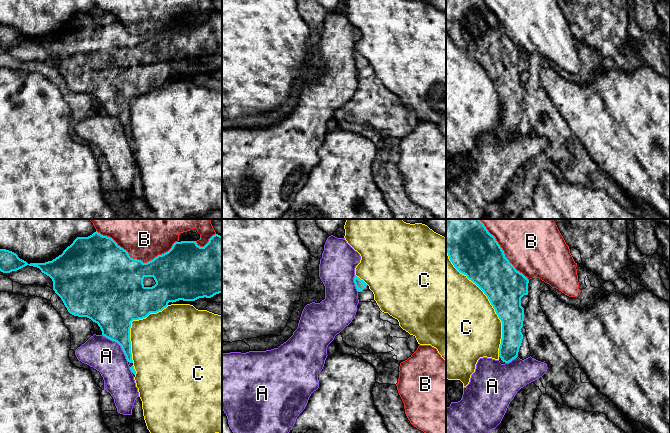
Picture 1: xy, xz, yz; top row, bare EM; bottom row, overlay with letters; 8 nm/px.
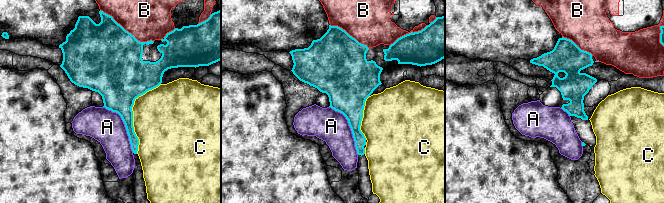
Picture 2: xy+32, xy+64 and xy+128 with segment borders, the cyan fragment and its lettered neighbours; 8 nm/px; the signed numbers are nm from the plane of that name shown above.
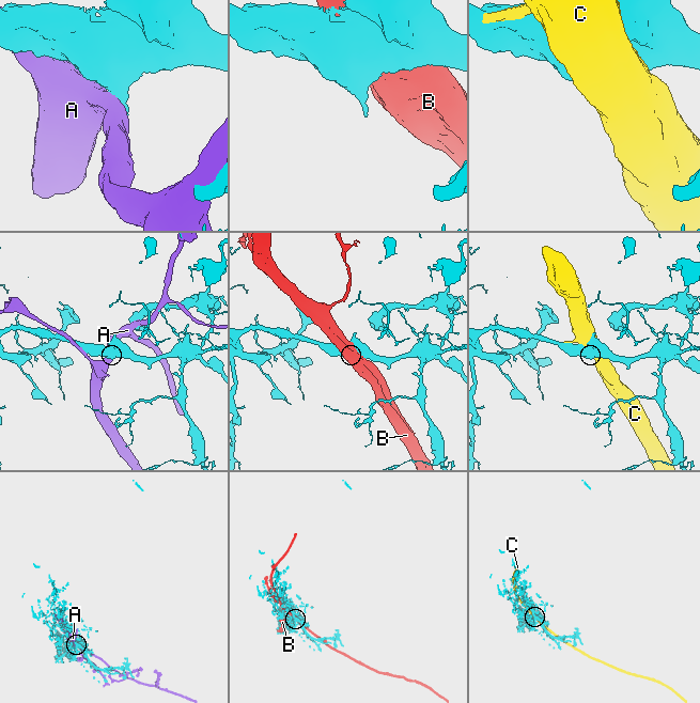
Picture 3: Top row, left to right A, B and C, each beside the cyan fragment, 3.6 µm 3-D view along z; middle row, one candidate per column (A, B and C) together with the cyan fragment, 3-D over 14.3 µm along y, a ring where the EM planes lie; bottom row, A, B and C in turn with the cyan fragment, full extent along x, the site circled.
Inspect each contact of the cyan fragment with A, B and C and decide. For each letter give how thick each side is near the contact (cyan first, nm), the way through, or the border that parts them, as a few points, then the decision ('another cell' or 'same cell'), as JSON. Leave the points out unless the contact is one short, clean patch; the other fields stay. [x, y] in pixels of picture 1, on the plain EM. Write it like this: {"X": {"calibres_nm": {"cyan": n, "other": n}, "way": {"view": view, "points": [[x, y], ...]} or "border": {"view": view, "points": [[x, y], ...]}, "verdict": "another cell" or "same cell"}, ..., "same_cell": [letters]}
{"A": {"calibres_nm": {"cyan": 300, "other": 280}, "verdict": "another cell"}, "B": {"calibres_nm": {"cyan": 460, "other": 300}, "verdict": "another cell"}, "C": {"calibres_nm": {"cyan": 320, "other": 500}, "verdict": "another cell"}, "same_cell": []}

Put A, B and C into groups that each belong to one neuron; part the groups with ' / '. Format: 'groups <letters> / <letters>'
groups A / B / C

